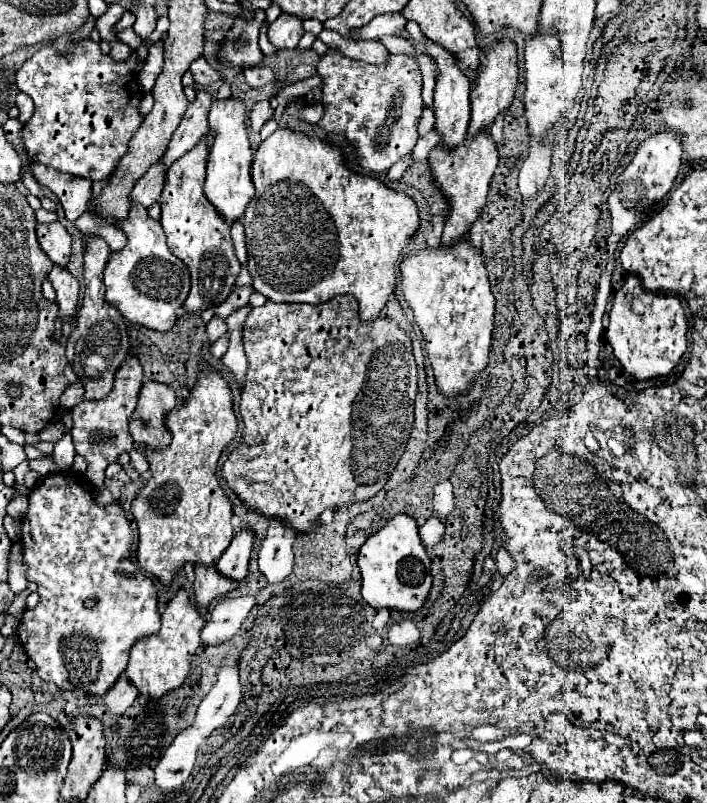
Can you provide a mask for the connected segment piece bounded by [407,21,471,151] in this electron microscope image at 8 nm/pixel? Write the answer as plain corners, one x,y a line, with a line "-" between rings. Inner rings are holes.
413,21
407,23
407,31
413,37
417,37
427,47
427,51
431,53
431,57
437,61
437,65
441,69
441,75
439,75
437,85
435,85
435,105
433,105
433,111
435,111
435,131
441,135
441,145
451,151
459,143
465,141
467,125
469,125
469,119
471,119
471,103
469,103
469,91
471,91
469,87
471,87
471,83
463,77
463,73
459,73
459,67
451,61
451,53
447,53
447,49
439,49
431,41
427,41
423,37
423,33
419,33
419,27

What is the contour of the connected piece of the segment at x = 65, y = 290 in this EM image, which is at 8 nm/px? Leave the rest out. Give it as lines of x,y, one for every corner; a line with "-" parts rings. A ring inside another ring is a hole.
53,267
53,271
49,273
49,281
53,283
55,291
57,291
57,319
55,319
55,327
61,327
63,323
69,323
75,319
77,313
77,297
79,297
79,283
77,279
65,269
65,267

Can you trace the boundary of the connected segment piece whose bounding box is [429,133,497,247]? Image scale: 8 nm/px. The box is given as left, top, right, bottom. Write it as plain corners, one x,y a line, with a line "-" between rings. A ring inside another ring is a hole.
487,133
487,137
475,137
475,141
465,141
463,145
459,145
459,149
455,149
455,153
443,153
443,149
439,149
439,145
431,151
431,155
429,155
431,177
433,177
435,185
441,189
441,193
449,205
445,229
443,229
443,245
449,247
449,245
461,241
469,233
471,225
477,221
477,217
481,215
481,209
485,205
489,181
495,173
495,167
497,167
497,147
489,133

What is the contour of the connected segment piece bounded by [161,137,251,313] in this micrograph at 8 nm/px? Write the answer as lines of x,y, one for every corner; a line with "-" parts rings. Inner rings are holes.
203,137
203,141
199,141
195,149
191,149
181,159
177,159
175,165
171,165
171,169
167,171
163,201
161,201
161,211
163,211
161,225
167,235
167,245
171,253
177,255
187,265
191,275
191,291
183,303
185,313
199,313
203,309
221,305
229,297
233,283
235,287
251,285
251,275
247,271
243,225
237,221
237,225
231,227
231,237
229,237
229,225
223,225
223,221
215,217
215,211
211,211
211,205
207,205
207,197
203,197
205,165
207,165
207,145

